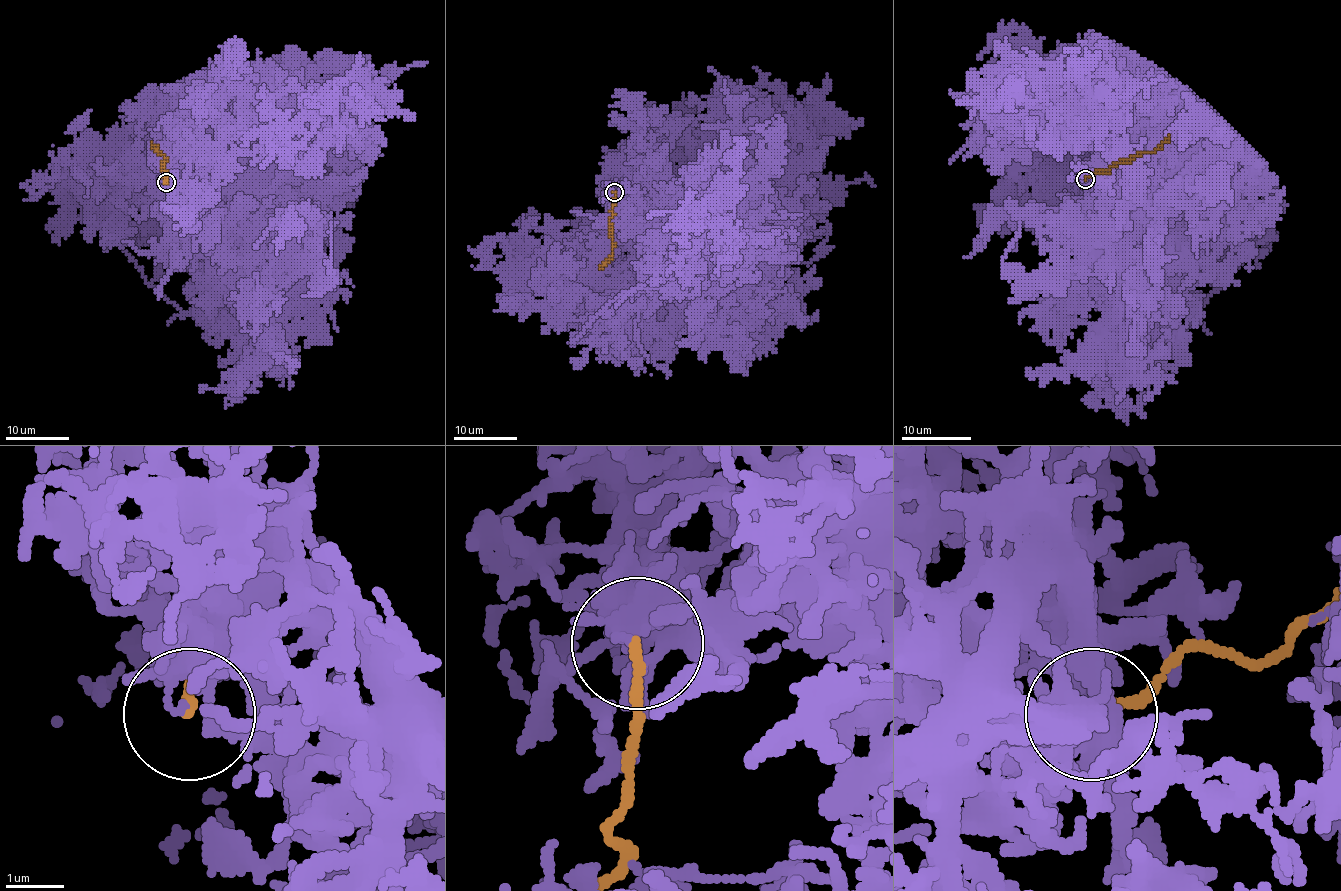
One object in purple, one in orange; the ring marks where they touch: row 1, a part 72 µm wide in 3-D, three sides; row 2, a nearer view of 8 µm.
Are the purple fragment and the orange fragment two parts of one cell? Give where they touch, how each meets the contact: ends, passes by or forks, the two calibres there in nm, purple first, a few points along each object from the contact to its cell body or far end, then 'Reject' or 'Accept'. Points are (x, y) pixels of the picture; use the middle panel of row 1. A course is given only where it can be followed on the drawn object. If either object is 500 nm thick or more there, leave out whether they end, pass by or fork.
Place: (614, 192). At the ring purple ends. At the ring orange ends. Thickness 100 nm (purple) against 170 nm. Course of purple: (612, 192), (635, 192), (638, 205), (680, 246), (680, 253). Course of orange: (615, 191), (610, 223), (615, 242), (613, 252), (599, 270). Reject

